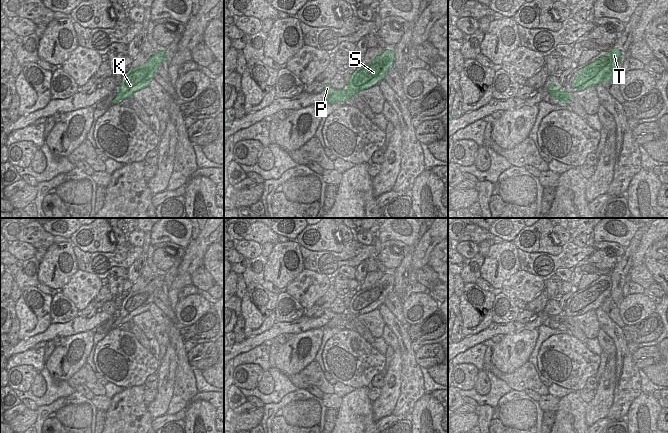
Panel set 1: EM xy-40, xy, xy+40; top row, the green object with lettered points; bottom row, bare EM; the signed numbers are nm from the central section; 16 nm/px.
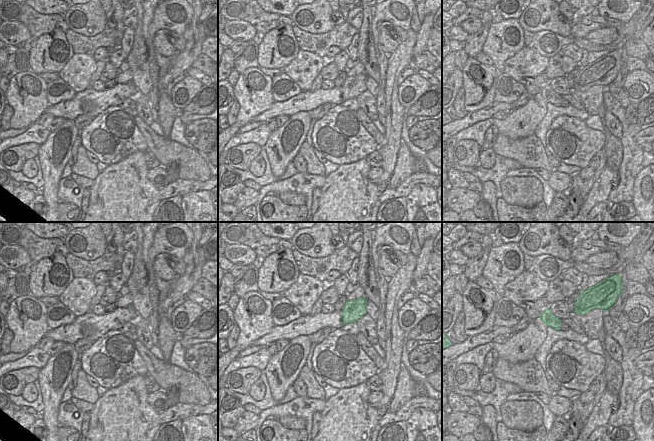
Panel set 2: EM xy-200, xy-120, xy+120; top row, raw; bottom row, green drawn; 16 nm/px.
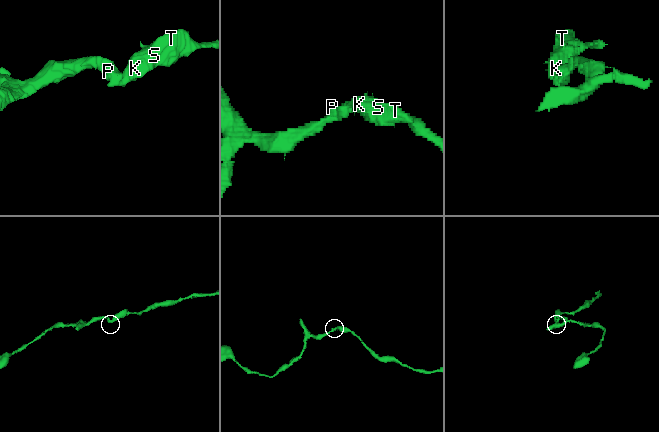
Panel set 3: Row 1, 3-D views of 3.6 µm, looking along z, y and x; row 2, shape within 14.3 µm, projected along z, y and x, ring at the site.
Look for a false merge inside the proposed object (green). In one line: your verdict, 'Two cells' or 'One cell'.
One cell.

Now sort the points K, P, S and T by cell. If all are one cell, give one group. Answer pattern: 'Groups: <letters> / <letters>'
Groups: K P S T.

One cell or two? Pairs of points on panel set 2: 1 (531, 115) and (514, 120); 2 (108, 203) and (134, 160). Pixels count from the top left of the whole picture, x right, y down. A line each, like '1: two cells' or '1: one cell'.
1: one cell
2: one cell

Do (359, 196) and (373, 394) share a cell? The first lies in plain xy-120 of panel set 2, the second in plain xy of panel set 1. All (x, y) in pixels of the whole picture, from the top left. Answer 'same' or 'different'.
different

